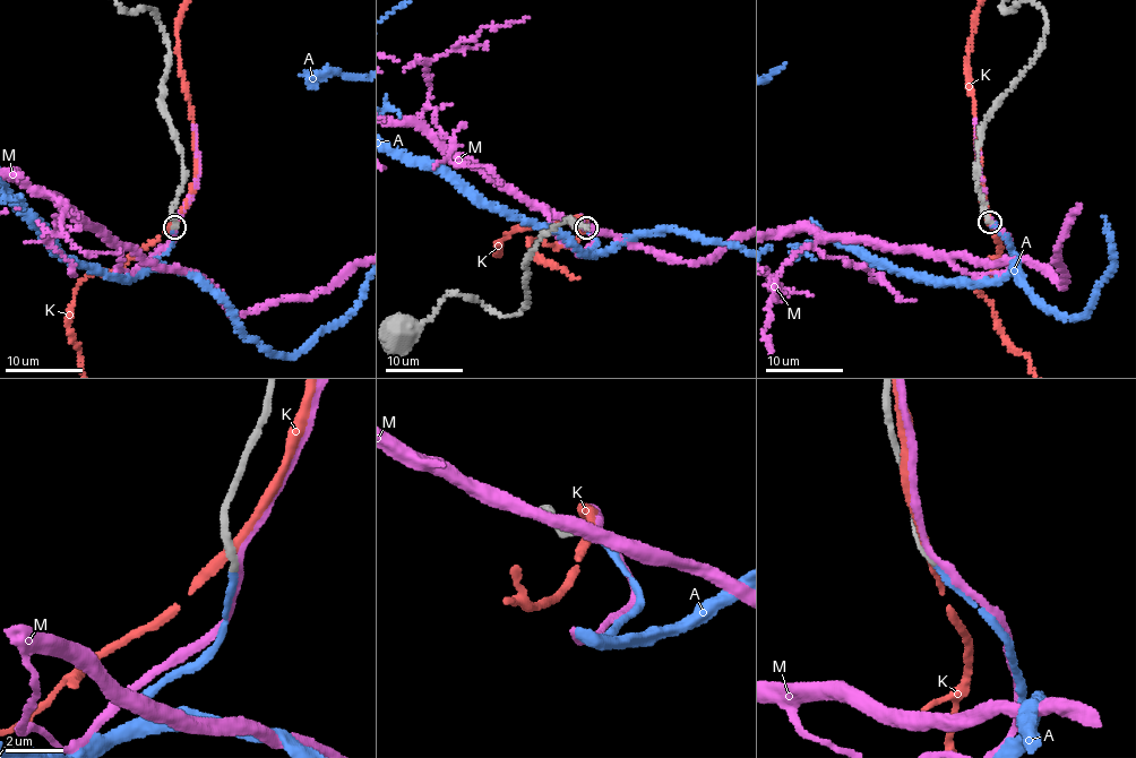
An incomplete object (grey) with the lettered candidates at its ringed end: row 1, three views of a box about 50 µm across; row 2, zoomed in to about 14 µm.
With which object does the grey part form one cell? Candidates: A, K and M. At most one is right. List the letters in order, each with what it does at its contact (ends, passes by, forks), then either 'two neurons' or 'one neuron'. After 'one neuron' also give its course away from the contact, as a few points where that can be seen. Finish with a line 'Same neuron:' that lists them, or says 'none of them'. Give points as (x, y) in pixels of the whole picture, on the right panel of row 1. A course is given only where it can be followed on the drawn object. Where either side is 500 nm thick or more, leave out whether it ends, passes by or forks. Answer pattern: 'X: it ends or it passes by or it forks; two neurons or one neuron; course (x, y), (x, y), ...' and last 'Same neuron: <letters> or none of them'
A: it ends; one neuron
K: it passes by; two neurons
M: it passes by; two neurons
Same neuron: A

